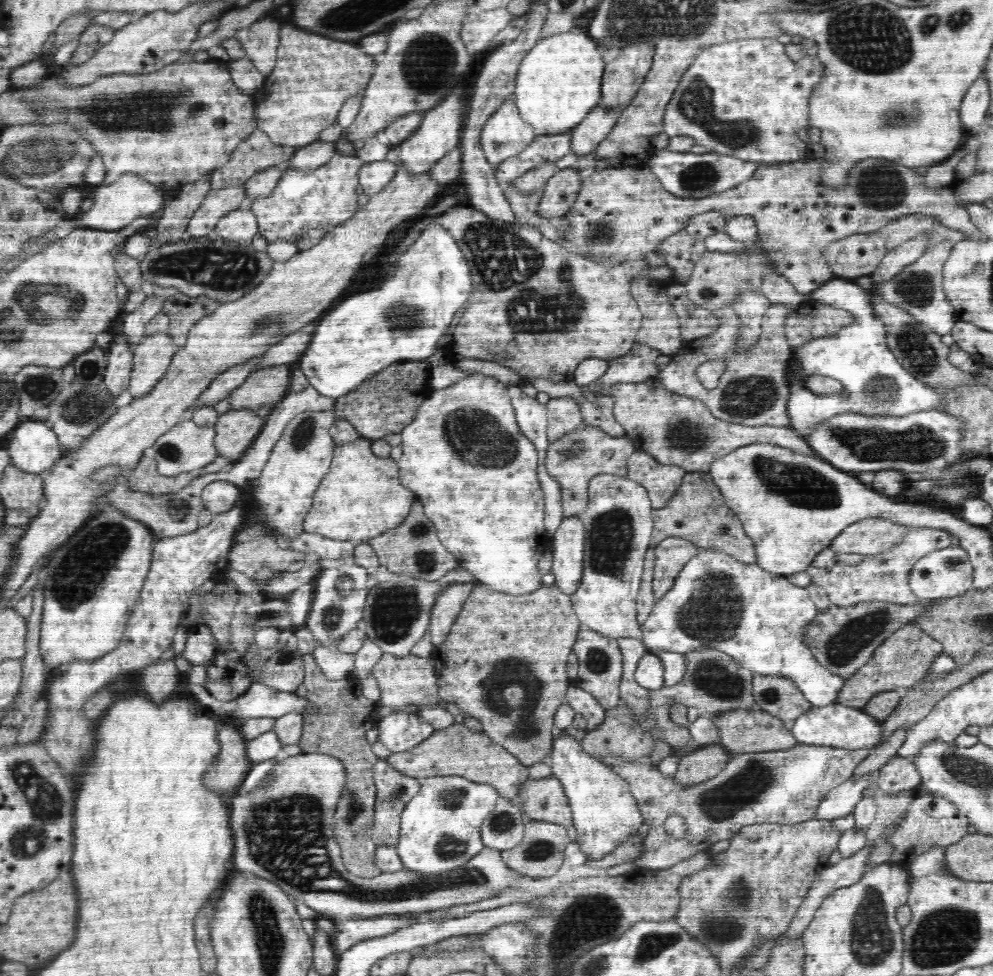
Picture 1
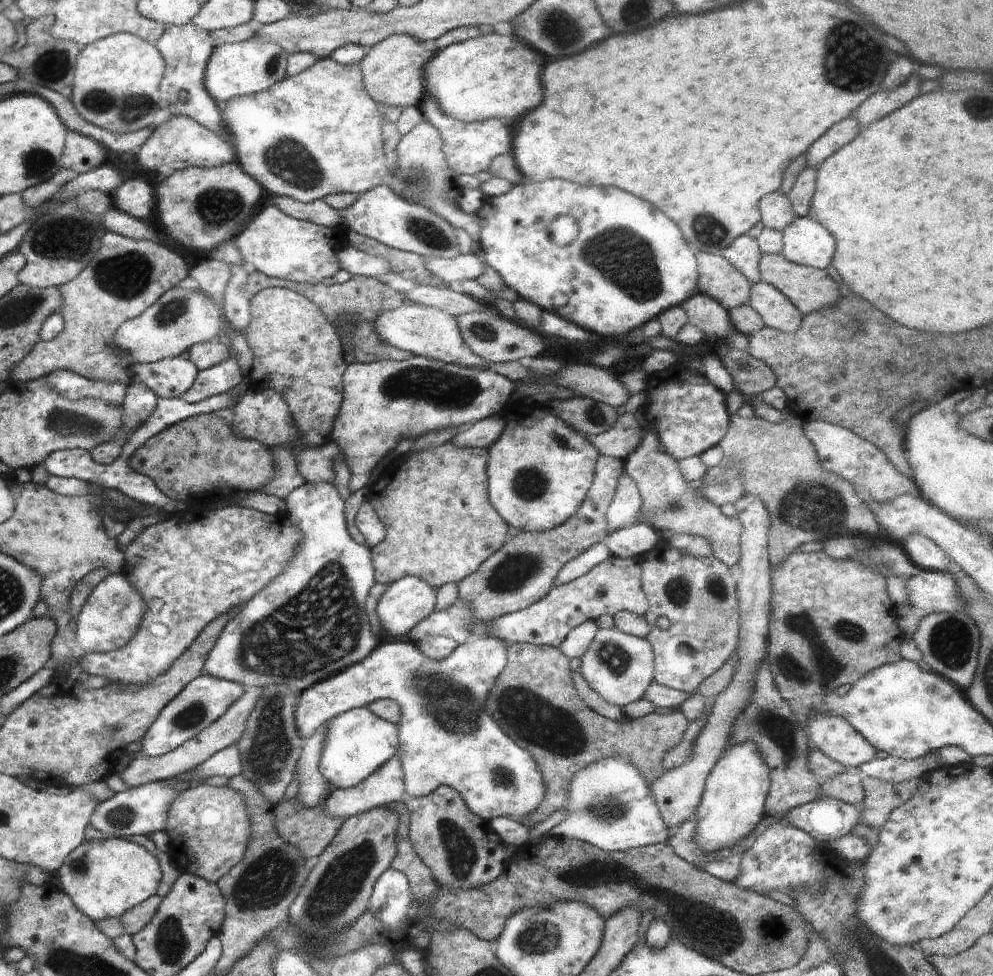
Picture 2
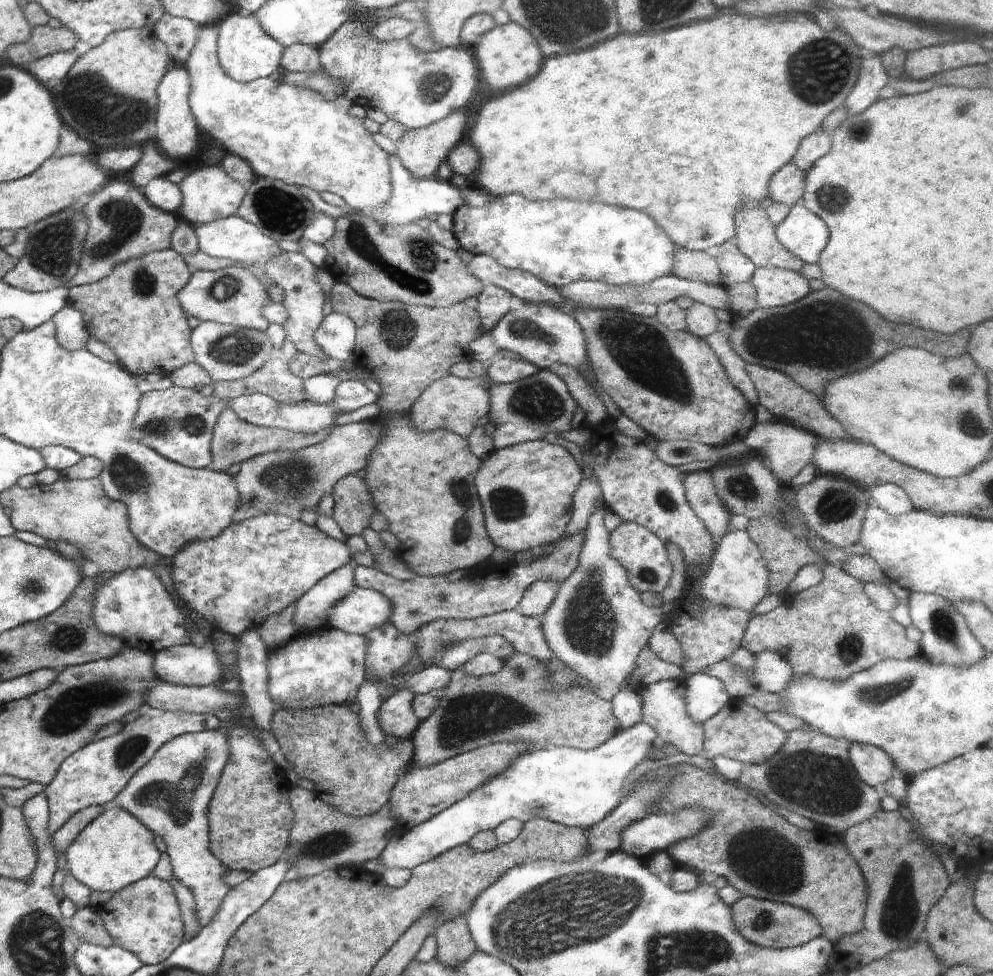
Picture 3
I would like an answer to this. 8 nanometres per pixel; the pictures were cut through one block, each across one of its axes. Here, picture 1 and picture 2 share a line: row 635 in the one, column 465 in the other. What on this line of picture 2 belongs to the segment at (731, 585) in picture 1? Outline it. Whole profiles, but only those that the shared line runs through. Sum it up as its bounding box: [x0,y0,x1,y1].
[294,634,546,822]

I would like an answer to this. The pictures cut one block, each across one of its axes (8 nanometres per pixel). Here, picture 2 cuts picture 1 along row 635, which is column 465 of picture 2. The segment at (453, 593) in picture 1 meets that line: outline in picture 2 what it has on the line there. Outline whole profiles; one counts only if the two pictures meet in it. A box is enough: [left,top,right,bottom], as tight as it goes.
[452,413,504,449]

